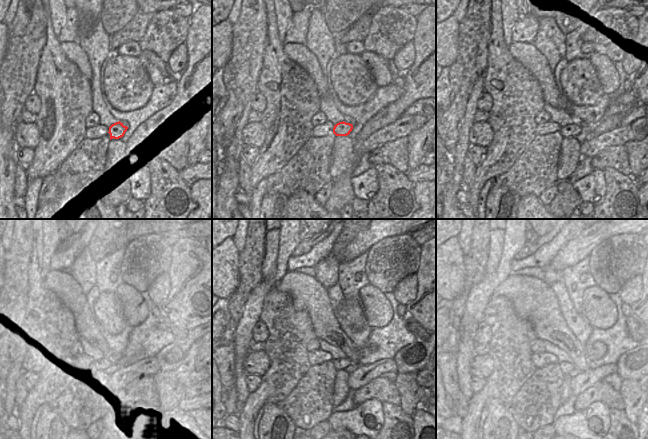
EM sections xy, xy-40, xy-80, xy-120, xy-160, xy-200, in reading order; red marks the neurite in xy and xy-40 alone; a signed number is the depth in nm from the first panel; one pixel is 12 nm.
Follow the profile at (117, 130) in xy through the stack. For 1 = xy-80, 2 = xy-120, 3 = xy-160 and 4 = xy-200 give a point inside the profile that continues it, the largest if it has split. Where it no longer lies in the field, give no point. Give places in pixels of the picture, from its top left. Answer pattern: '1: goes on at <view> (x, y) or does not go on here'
1: goes on at xy-80 (573, 129)
2: goes on at xy-120 (115, 356)
3: goes on at xy-160 (340, 364)
4: goes on at xy-200 (566, 367)

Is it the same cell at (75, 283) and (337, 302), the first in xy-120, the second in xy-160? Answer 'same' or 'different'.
different

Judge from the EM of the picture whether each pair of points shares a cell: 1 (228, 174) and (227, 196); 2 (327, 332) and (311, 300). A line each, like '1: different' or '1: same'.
1: same
2: same

